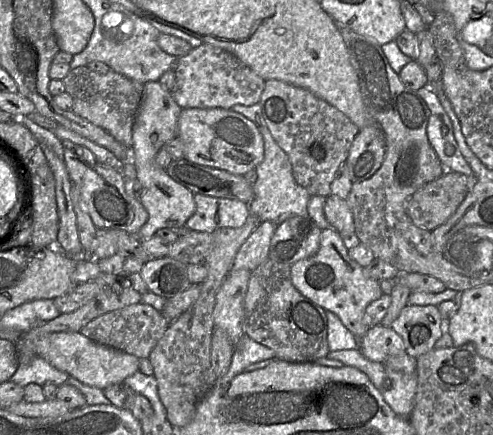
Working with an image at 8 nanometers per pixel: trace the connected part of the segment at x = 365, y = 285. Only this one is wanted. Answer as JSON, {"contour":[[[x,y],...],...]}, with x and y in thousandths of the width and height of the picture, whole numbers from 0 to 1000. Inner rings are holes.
{"contour":[[[675,524],[653,529],[645,579],[592,607],[588,625],[598,662],[659,715],[682,722],[720,775],[734,777],[757,752],[738,745],[738,726],[744,703],[779,678],[771,646],[738,632],[736,614],[710,593],[692,540]]]}

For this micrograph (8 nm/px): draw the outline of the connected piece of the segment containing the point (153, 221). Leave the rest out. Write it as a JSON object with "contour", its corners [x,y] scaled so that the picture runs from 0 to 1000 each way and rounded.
{"contour":[[[306,186],[306,189],[298,189],[296,193],[292,193],[292,202],[290,202],[290,216],[288,216],[288,228],[286,228],[286,237],[284,244],[280,248],[280,255],[276,260],[274,267],[274,276],[272,276],[272,285],[270,285],[270,294],[268,294],[268,336],[264,340],[264,368],[268,370],[268,375],[274,382],[274,391],[276,391],[276,411],[284,418],[286,428],[288,428],[288,437],[286,444],[282,446],[282,462],[286,464],[286,469],[290,471],[290,476],[296,480],[298,490],[300,490],[300,503],[296,508],[296,513],[284,524],[284,529],[276,536],[276,538],[264,538],[264,540],[274,540],[284,556],[292,549],[304,547],[310,540],[316,538],[316,533],[323,526],[331,526],[331,524],[363,524],[363,522],[371,522],[379,506],[396,490],[398,485],[398,469],[394,462],[394,446],[381,437],[379,432],[375,432],[373,428],[365,425],[363,421],[359,421],[357,416],[353,416],[339,398],[335,391],[323,386],[316,382],[314,377],[314,359],[318,354],[318,349],[343,324],[347,324],[349,320],[361,315],[361,274],[365,267],[365,260],[369,255],[369,248],[357,237],[357,232],[351,225],[351,216],[341,209],[329,193],[325,193],[323,186]]]}

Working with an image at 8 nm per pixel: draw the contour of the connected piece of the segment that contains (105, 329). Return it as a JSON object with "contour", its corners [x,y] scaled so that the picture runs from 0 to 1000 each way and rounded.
{"contour":[[[282,694],[189,733],[162,759],[162,766],[199,791],[292,825],[302,821],[341,747],[343,740],[327,717],[306,701]]]}

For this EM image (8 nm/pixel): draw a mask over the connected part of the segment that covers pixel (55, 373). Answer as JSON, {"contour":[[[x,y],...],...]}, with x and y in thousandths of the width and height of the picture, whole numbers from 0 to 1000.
{"contour":[[[71,821],[57,837],[39,837],[20,876],[47,890],[61,880],[87,887],[95,878],[122,887],[138,869],[142,864],[134,855],[114,848],[81,821]]]}

